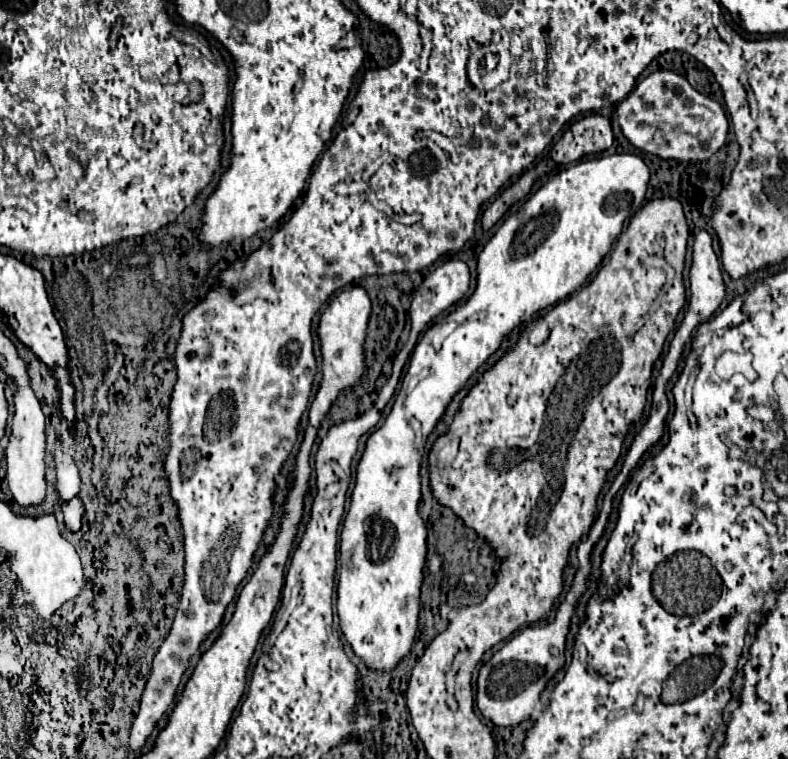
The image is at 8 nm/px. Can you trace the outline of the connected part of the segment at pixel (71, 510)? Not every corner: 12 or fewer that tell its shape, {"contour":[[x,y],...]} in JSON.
{"contour":[[79,497],[63,503],[65,525],[71,531],[81,527],[83,503]]}

